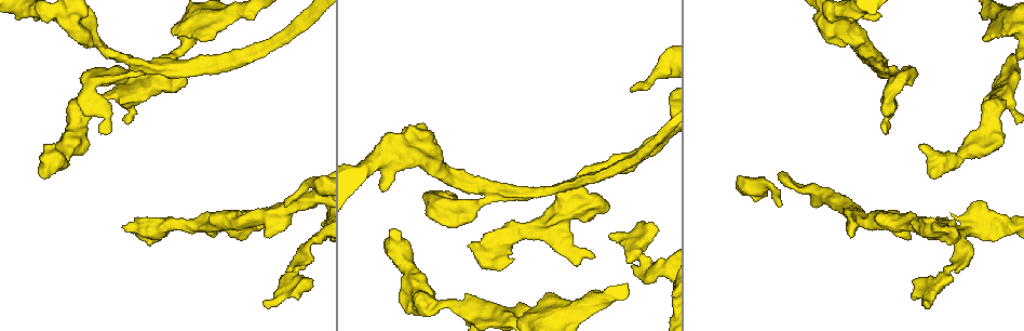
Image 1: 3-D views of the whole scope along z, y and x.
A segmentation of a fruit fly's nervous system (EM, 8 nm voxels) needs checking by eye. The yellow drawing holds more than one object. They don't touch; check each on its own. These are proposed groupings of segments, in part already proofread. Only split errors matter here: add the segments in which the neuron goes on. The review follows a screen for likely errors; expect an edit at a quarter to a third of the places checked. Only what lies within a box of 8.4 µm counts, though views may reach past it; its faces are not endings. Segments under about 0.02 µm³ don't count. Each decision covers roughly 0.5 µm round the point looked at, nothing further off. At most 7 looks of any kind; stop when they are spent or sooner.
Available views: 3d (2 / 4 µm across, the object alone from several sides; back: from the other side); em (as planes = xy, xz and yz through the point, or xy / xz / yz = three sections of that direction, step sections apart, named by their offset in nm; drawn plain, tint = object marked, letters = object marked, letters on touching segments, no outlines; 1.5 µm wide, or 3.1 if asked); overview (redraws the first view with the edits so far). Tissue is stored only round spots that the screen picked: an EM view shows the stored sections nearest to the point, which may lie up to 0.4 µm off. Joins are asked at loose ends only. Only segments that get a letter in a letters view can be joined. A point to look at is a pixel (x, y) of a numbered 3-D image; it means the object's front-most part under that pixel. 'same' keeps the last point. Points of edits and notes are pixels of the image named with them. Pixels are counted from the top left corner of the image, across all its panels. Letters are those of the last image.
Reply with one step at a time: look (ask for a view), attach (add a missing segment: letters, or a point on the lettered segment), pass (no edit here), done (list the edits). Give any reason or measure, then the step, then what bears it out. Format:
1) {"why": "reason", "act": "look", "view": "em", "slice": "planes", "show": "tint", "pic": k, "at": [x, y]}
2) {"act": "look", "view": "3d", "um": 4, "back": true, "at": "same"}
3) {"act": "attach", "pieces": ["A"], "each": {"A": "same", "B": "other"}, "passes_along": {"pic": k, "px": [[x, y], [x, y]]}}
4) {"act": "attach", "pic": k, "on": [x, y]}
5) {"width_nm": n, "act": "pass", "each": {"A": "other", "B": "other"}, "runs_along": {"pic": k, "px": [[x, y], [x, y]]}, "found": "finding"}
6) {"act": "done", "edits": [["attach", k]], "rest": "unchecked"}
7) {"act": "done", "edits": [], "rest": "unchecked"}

{"why": "branch stops here", "act": "look", "view": "3d", "um": 2, "pic": 1, "at": [290, 295]}

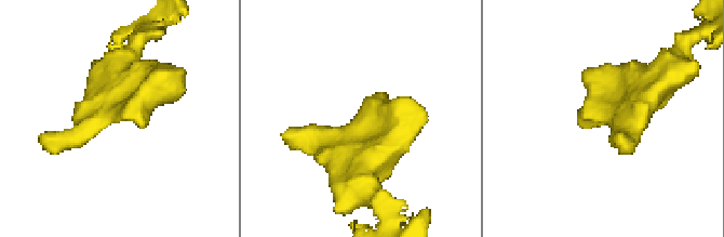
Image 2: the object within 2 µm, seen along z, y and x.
{"act": "look", "view": "em", "slice": "planes", "show": "tint", "pic": 2, "at": [119, 120]}

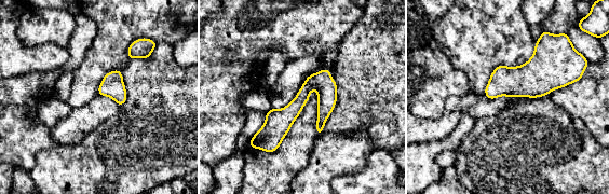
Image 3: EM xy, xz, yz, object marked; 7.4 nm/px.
{"why": "what lies round it", "act": "look", "view": "em", "slice": "planes", "show": "letters", "at": "same"}

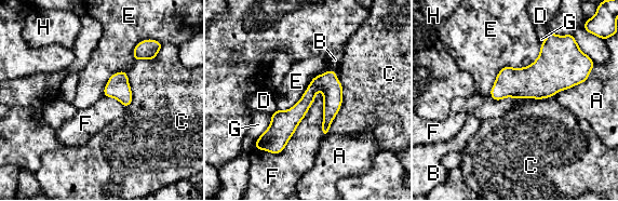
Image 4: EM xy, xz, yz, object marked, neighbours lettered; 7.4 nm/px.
{"act": "pass", "each": {"A": "other", "B": "other", "C": "other", "D": "other", "E": "other", "F": "other", "G": "other", "H": "other"}, "border": {"pic": 4, "px": [[323, 92], [281, 151], [255, 148]]}, "found": "none of them fits"}

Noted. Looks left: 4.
{"act": "look", "view": "3d", "um": 4, "back": true, "pic": 1, "at": [590, 258]}

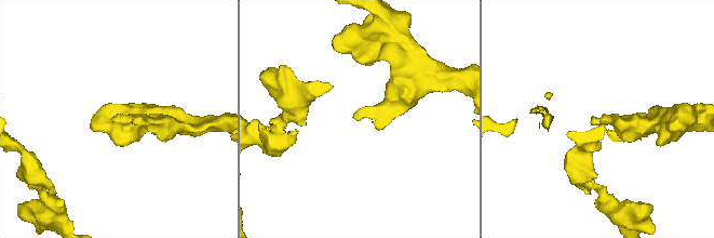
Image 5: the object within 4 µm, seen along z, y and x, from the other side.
{"why": "now the EM", "act": "look", "view": "em", "slice": "yz", "step": 4, "show": "tint", "pic": 5, "at": [356, 117]}

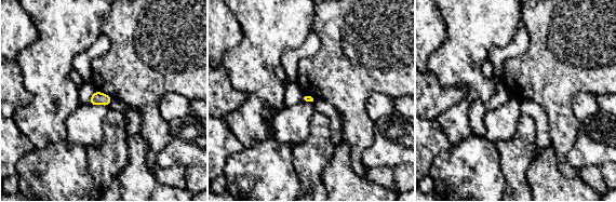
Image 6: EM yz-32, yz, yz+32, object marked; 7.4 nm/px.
{"why": "another direction", "act": "look", "view": "em", "slice": "planes", "show": "letters", "at": "same"}

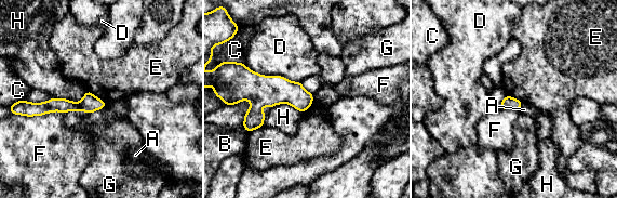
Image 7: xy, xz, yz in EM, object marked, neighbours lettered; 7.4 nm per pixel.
{"act": "pass", "each": {"A": "other", "B": "other", "C": "other", "D": "other", "E": "other", "F": "other", "G": "other", "H": "other"}, "border": {"pic": 7, "px": [[88, 90], [106, 104]]}, "found": "none of them fits"}

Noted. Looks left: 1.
{"why": "long arm stops here", "act": "look", "view": "em", "slice": "planes", "show": "letters", "pic": 1, "at": [393, 230]}

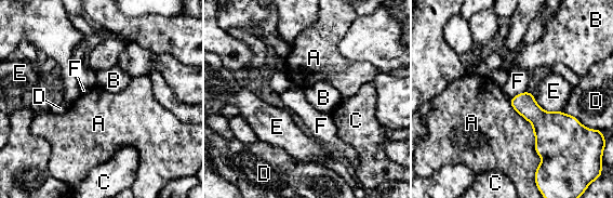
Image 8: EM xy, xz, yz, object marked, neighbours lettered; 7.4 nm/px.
{"longest_contact_nm": ["A", 600], "act": "pass", "each": {"A": "other", "B": "other", "C": "other", "D": "other", "E": "other", "F": "other"}, "border": {"pic": 8, "px": [[509, 101], [531, 123], [535, 173]]}, "found": "no lettered segment goes on from it"}

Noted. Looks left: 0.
{"act": "done", "edits": [], "rest": "unchecked"}

